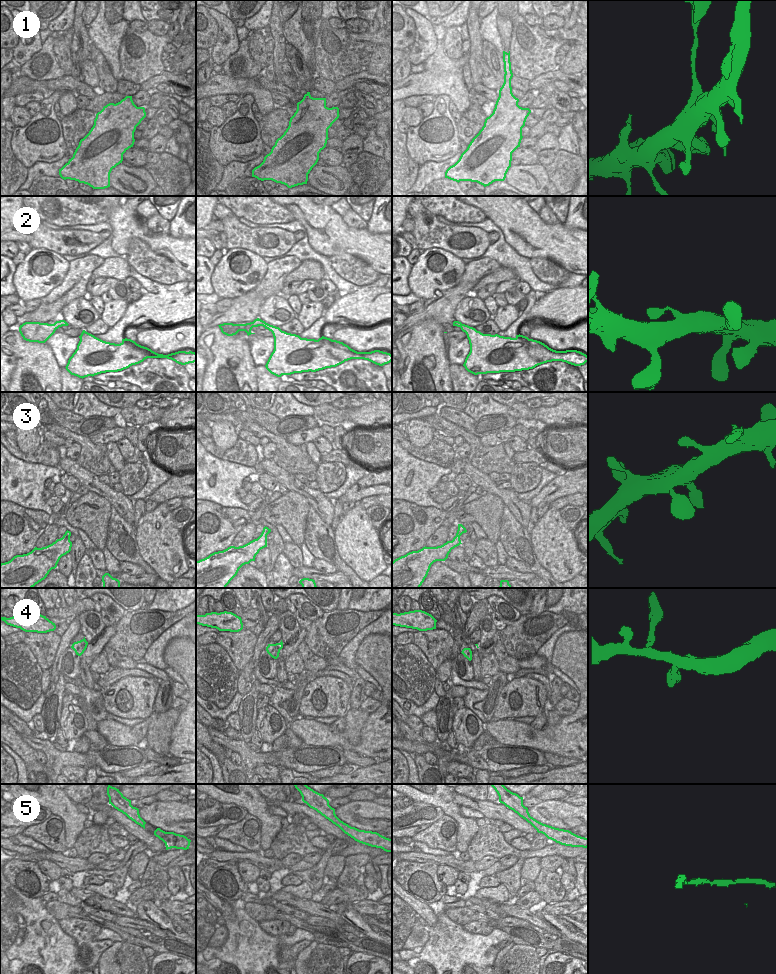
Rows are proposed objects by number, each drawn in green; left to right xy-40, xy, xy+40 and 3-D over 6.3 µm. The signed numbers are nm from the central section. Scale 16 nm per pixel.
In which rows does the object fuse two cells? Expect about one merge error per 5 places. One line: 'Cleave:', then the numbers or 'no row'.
Cleave: 1

